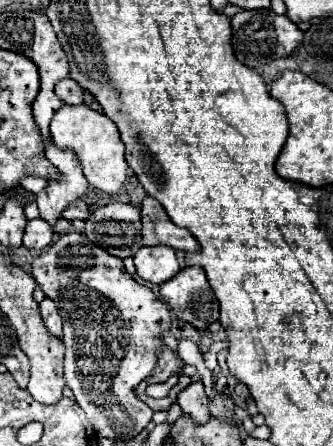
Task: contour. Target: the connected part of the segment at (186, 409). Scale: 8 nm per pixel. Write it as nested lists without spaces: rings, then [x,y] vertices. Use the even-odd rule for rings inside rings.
[[[194,382],[192,386],[184,388],[178,394],[178,406],[182,408],[182,414],[190,416],[196,424],[206,424],[210,420],[210,410],[208,410],[208,398],[204,394],[202,382]]]

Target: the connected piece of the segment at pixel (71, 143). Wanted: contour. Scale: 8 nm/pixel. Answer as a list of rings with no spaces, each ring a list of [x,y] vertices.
[[[64,104],[52,116],[50,132],[52,132],[52,140],[56,146],[70,148],[78,154],[78,158],[84,166],[84,176],[86,176],[88,184],[92,184],[94,188],[108,192],[108,194],[116,194],[122,188],[122,184],[128,176],[128,164],[124,160],[124,144],[120,142],[118,128],[108,116],[94,112],[86,104],[80,104],[80,106]]]

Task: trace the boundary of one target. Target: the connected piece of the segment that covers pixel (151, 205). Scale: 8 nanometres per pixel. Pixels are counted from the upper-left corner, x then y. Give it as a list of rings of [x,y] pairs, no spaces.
[[[150,196],[142,202],[142,238],[146,246],[170,246],[182,252],[200,252],[194,236],[172,224],[162,204]]]

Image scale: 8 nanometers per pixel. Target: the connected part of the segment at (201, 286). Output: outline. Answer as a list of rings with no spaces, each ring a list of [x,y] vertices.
[[[188,266],[172,280],[160,284],[160,294],[172,312],[196,330],[206,330],[218,320],[220,304],[200,266]]]

